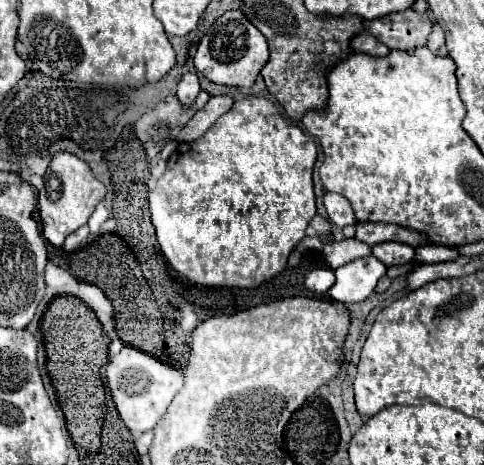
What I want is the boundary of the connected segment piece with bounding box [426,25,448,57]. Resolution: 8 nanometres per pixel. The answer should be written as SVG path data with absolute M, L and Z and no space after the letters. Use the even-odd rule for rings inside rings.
M434 25L432 27L432 33L430 33L430 37L428 37L428 45L426 45L432 53L438 53L438 55L448 55L446 53L446 45L444 45L444 31L442 31L442 27L440 25Z

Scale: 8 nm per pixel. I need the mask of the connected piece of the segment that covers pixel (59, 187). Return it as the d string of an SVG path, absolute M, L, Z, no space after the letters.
M54 153L44 175L44 187L40 189L38 195L38 209L42 217L44 237L54 247L60 247L72 231L86 225L88 217L92 215L94 207L104 199L104 195L106 195L106 187L94 177L88 163L74 157L72 153Z

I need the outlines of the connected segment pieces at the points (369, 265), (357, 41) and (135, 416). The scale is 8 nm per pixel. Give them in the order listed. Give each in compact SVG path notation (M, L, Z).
M360 257L336 269L336 285L328 289L330 299L340 303L362 303L374 295L378 279L386 273L386 265L376 257Z
M360 33L358 37L352 39L352 49L356 53L366 53L372 57L384 57L390 55L390 49L386 45L382 45L374 35L370 33Z
M124 345L122 351L110 359L110 363L106 365L106 377L110 381L110 393L114 397L116 409L120 413L122 421L126 423L126 427L134 435L154 429L154 425L158 423L162 413L166 413L170 401L182 389L184 379L186 379L184 369L180 365L164 363L164 361L152 357L150 353L144 353L140 349L128 347L128 345Z

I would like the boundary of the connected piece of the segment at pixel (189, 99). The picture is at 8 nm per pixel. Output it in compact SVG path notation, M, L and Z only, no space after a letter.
M184 73L184 77L178 83L178 91L176 91L180 103L186 105L186 107L190 107L194 103L194 99L196 99L198 93L200 93L198 75L196 73Z

